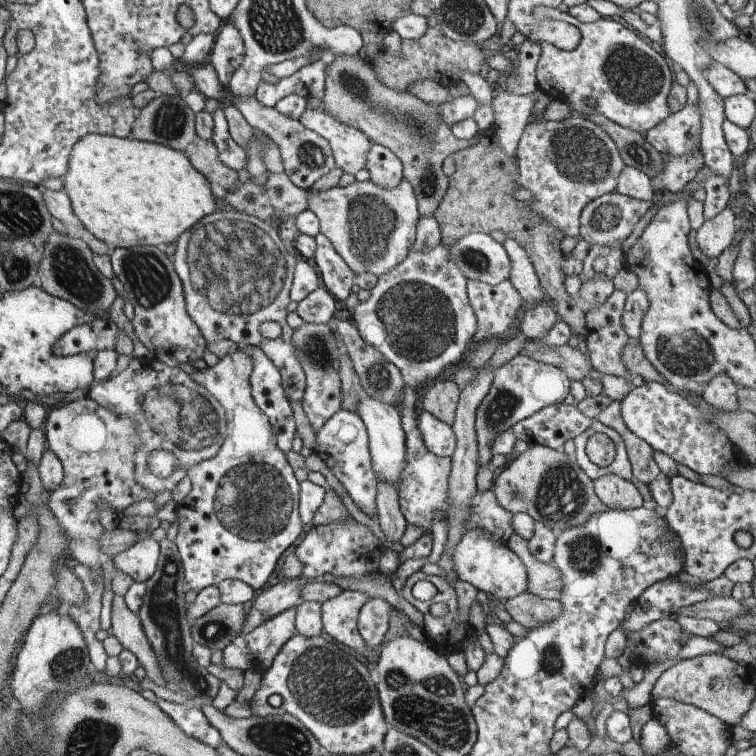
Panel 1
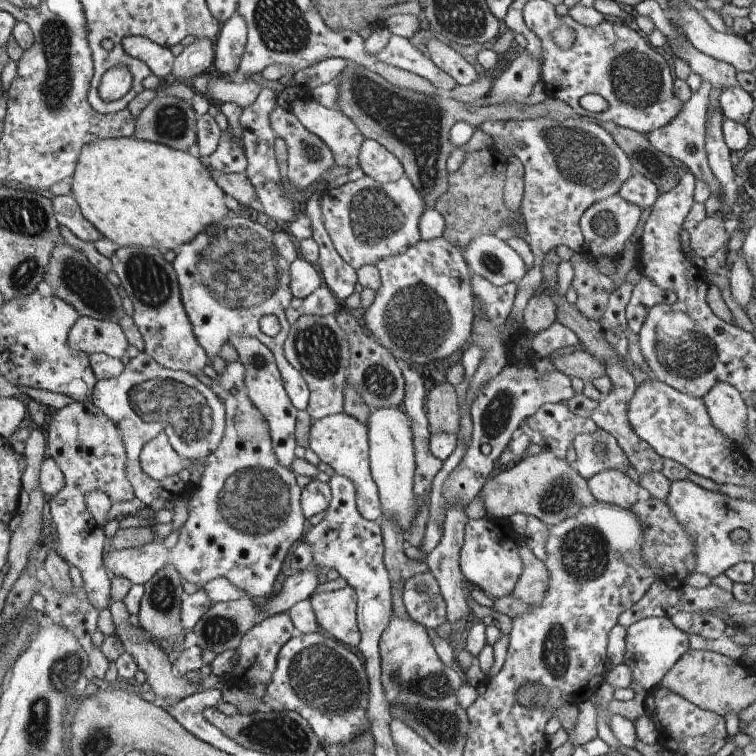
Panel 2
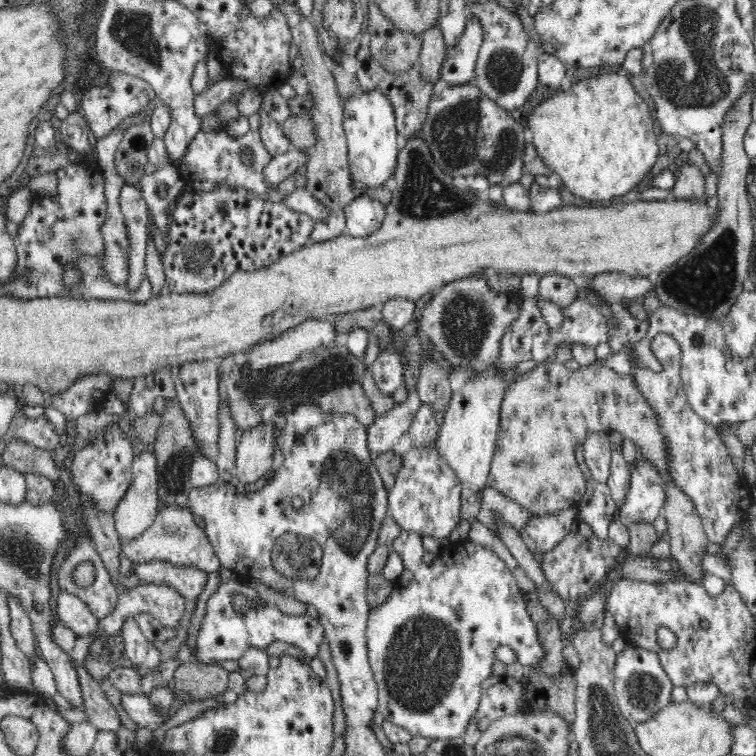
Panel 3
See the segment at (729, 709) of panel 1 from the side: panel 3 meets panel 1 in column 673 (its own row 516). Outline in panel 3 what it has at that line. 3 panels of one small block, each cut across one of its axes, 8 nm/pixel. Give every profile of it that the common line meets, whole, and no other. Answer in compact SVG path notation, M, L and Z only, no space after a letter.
M594 362L581 365L577 370L570 371L564 363L540 363L526 373L510 382L501 402L500 428L497 432L495 451L491 458L487 487L501 492L513 503L519 504L534 516L545 515L574 507L581 503L587 484L581 468L577 464L575 448L582 445L586 437L596 431L616 431L628 437L641 457L646 457L654 463L665 480L666 504L664 504L664 518L670 535L670 552L672 558L680 560L678 552L684 550L706 549L708 539L701 521L696 512L694 503L672 481L667 463L667 446L663 436L659 433L657 416L649 408L645 398L635 387L631 375L622 375L611 368Z

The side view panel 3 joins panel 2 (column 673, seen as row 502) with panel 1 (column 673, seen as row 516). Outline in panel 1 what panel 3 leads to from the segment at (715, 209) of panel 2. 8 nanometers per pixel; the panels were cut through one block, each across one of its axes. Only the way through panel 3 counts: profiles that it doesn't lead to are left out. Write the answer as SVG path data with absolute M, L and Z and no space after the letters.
M686 105L682 110L672 113L644 134L660 153L672 156L700 149L701 114L699 106Z

